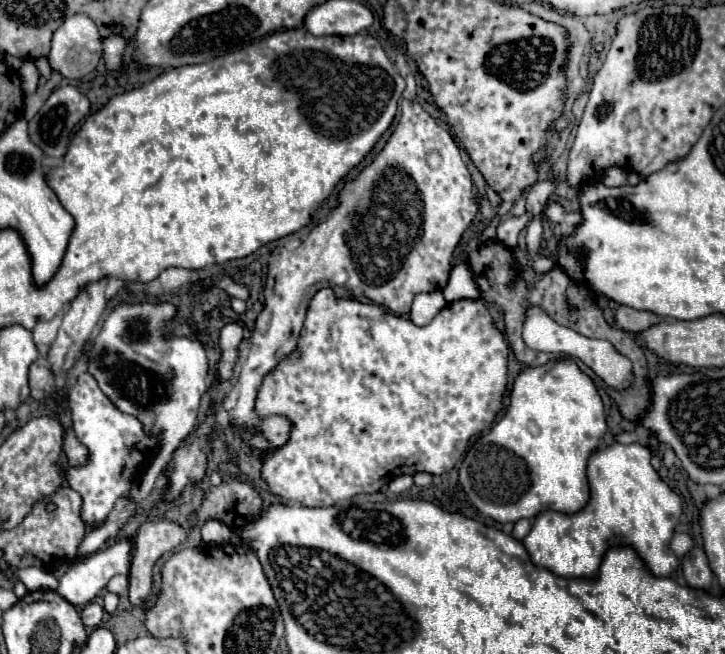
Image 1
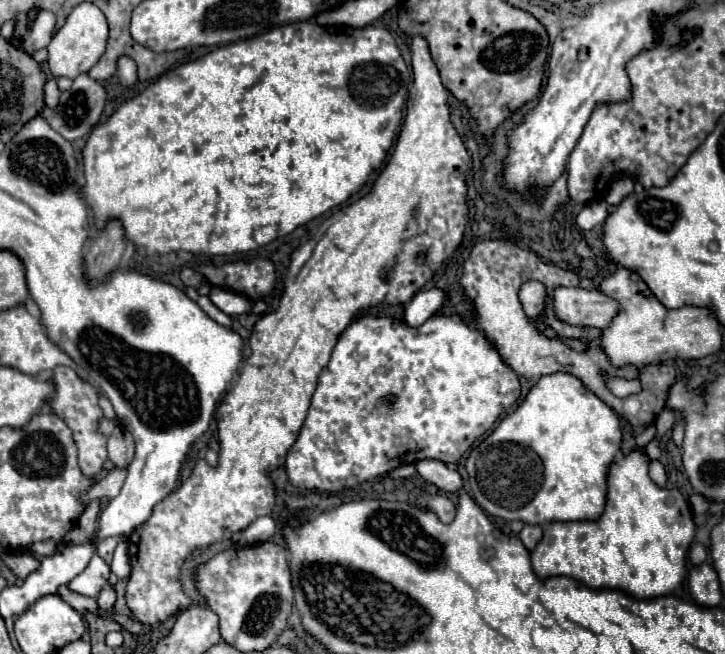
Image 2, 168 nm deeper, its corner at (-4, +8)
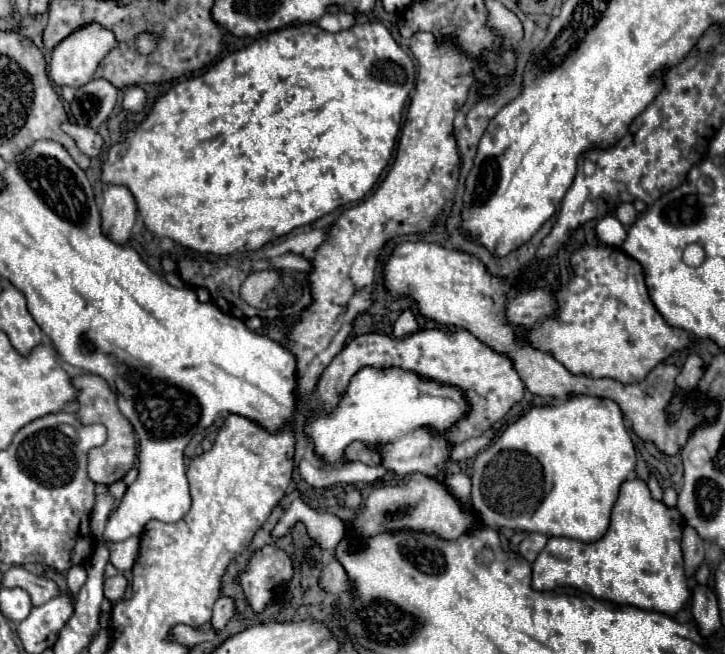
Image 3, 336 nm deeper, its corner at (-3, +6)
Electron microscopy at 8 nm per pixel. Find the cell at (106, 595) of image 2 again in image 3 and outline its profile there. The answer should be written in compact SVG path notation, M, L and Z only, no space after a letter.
M123 574L107 578L105 580L105 598L109 598L111 602L117 602L123 598L125 588L127 588L127 578Z

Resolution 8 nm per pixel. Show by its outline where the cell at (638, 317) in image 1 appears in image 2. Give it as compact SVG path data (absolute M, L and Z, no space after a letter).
M556 288L554 308L560 320L578 326L606 328L620 312L620 304L602 292L584 288Z

